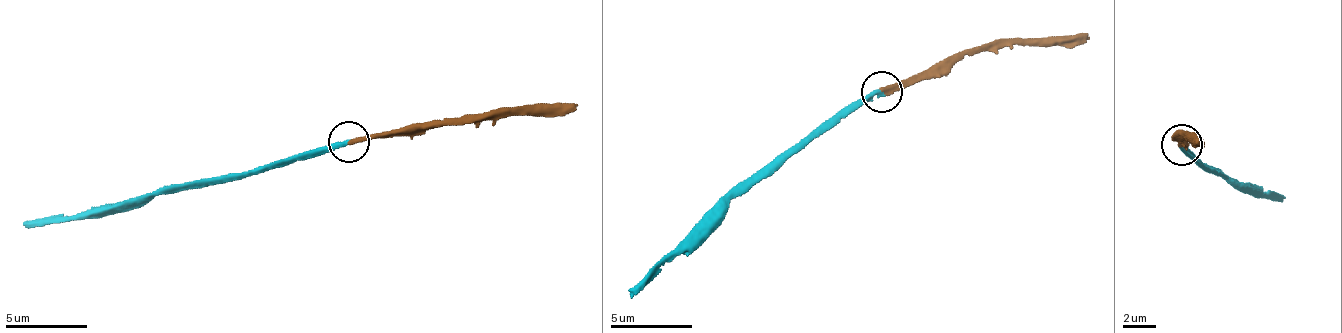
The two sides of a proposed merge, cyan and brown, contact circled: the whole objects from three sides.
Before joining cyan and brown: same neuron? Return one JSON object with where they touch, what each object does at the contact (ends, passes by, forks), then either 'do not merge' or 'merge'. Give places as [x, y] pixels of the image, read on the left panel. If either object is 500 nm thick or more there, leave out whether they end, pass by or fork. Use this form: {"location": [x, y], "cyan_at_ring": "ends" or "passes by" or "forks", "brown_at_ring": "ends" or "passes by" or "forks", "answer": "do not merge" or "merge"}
{"location": [349, 142], "cyan_at_ring": "ends", "brown_at_ring": "ends", "answer": "merge"}

